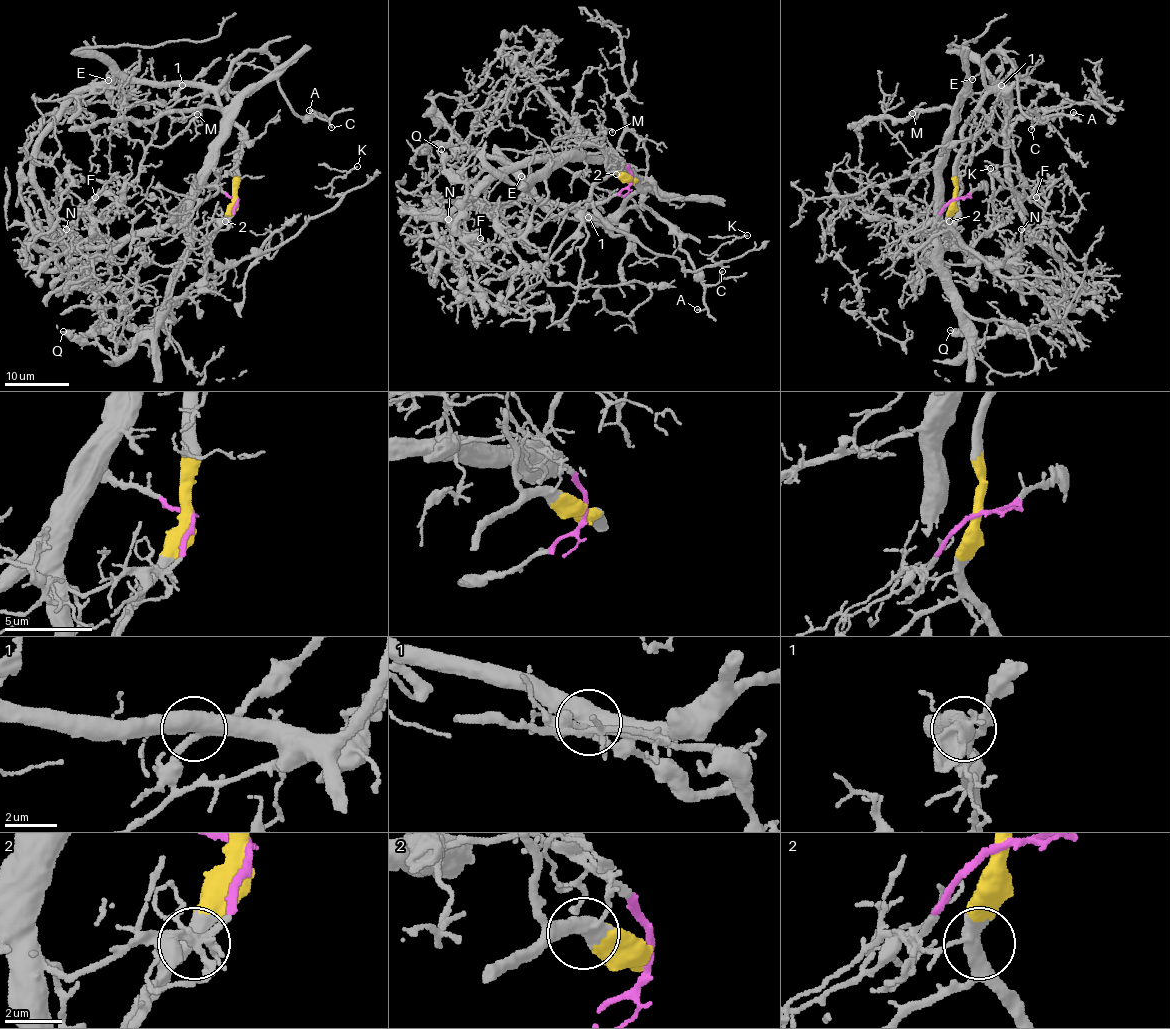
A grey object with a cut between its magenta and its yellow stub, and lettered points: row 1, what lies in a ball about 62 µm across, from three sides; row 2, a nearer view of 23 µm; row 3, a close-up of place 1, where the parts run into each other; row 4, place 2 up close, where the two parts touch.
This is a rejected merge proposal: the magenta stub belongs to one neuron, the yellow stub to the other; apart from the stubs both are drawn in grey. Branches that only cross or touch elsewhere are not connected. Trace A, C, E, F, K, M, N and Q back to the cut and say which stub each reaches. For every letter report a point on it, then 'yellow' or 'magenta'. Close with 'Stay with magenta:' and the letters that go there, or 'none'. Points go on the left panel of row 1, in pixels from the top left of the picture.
A: (309, 110) | yellow
C: (331, 127) | yellow
E: (108, 80) | yellow
F: (95, 197) | magenta
K: (357, 166) | yellow
M: (197, 114) | magenta
N: (66, 229) | magenta
Q: (63, 331) | magenta
Stay with magenta: F, M, N, Q

